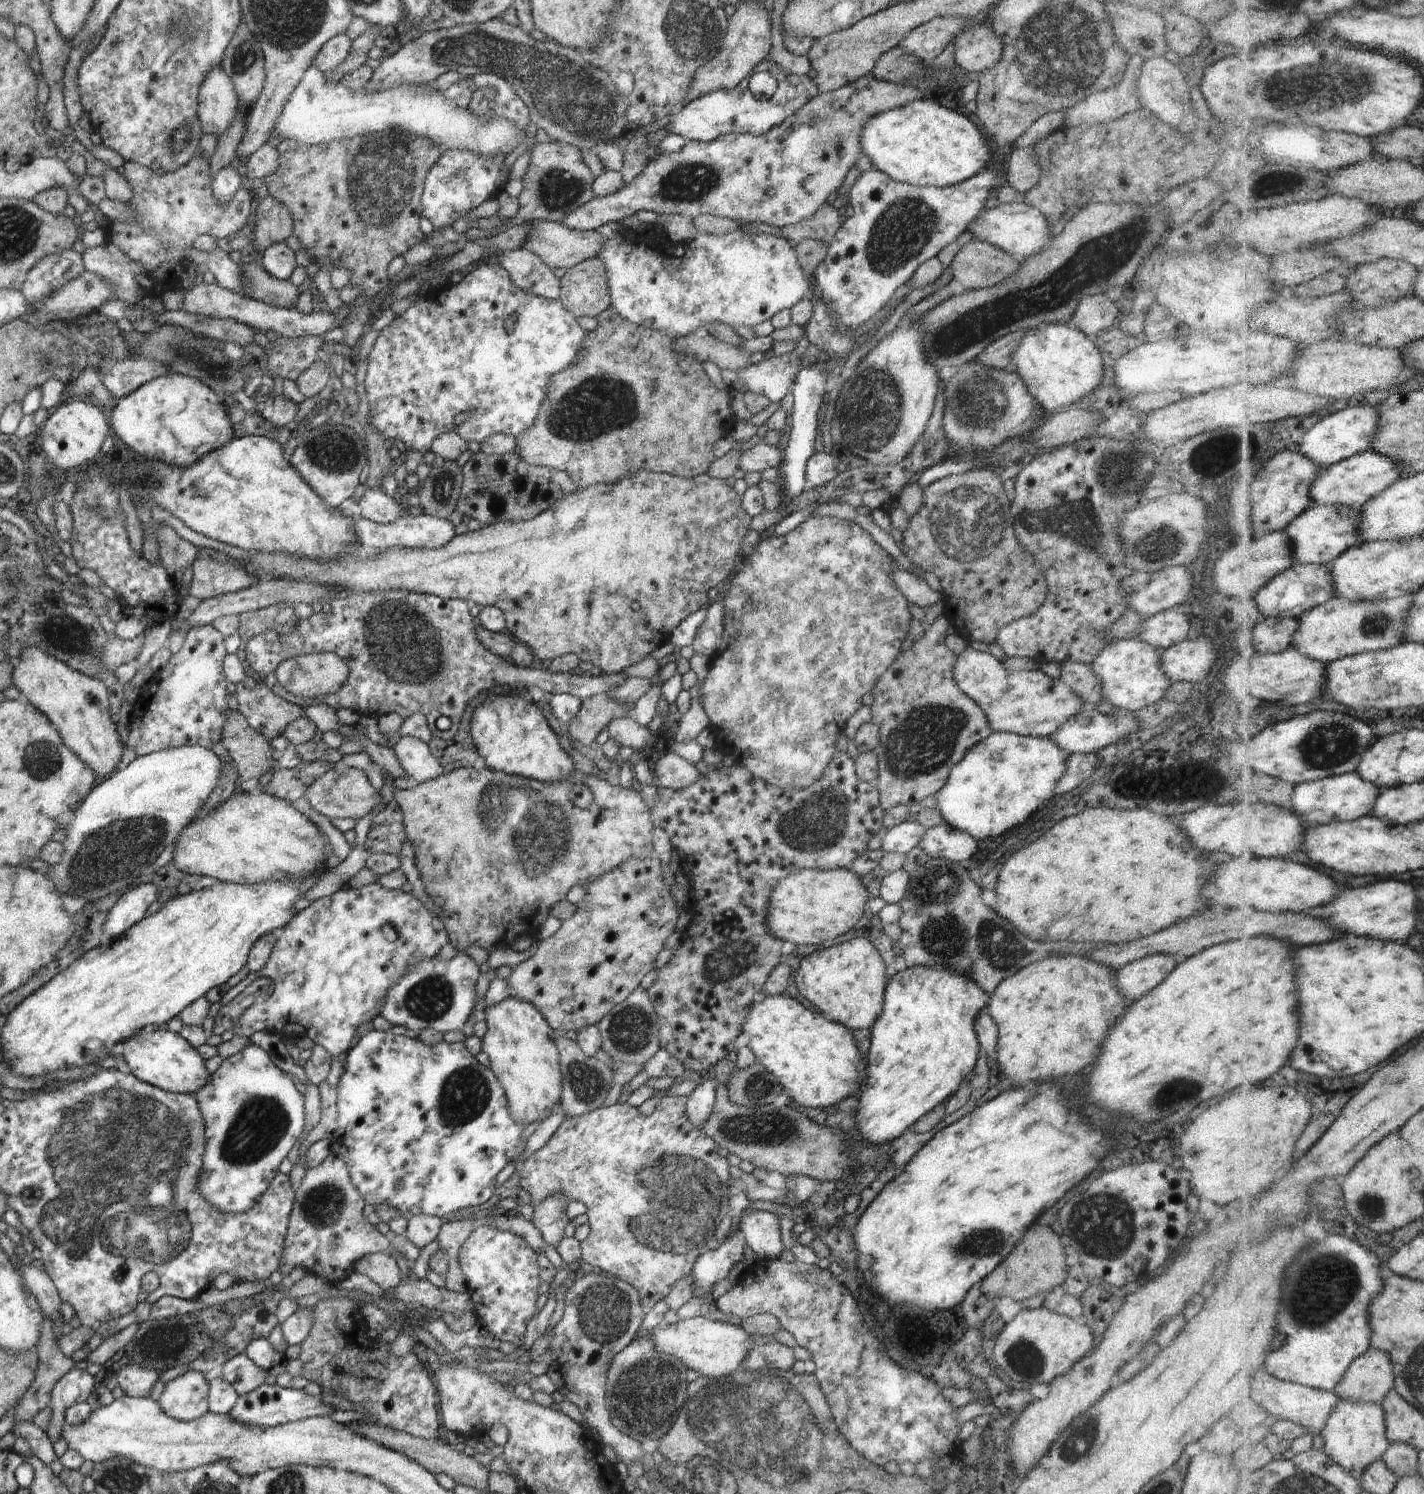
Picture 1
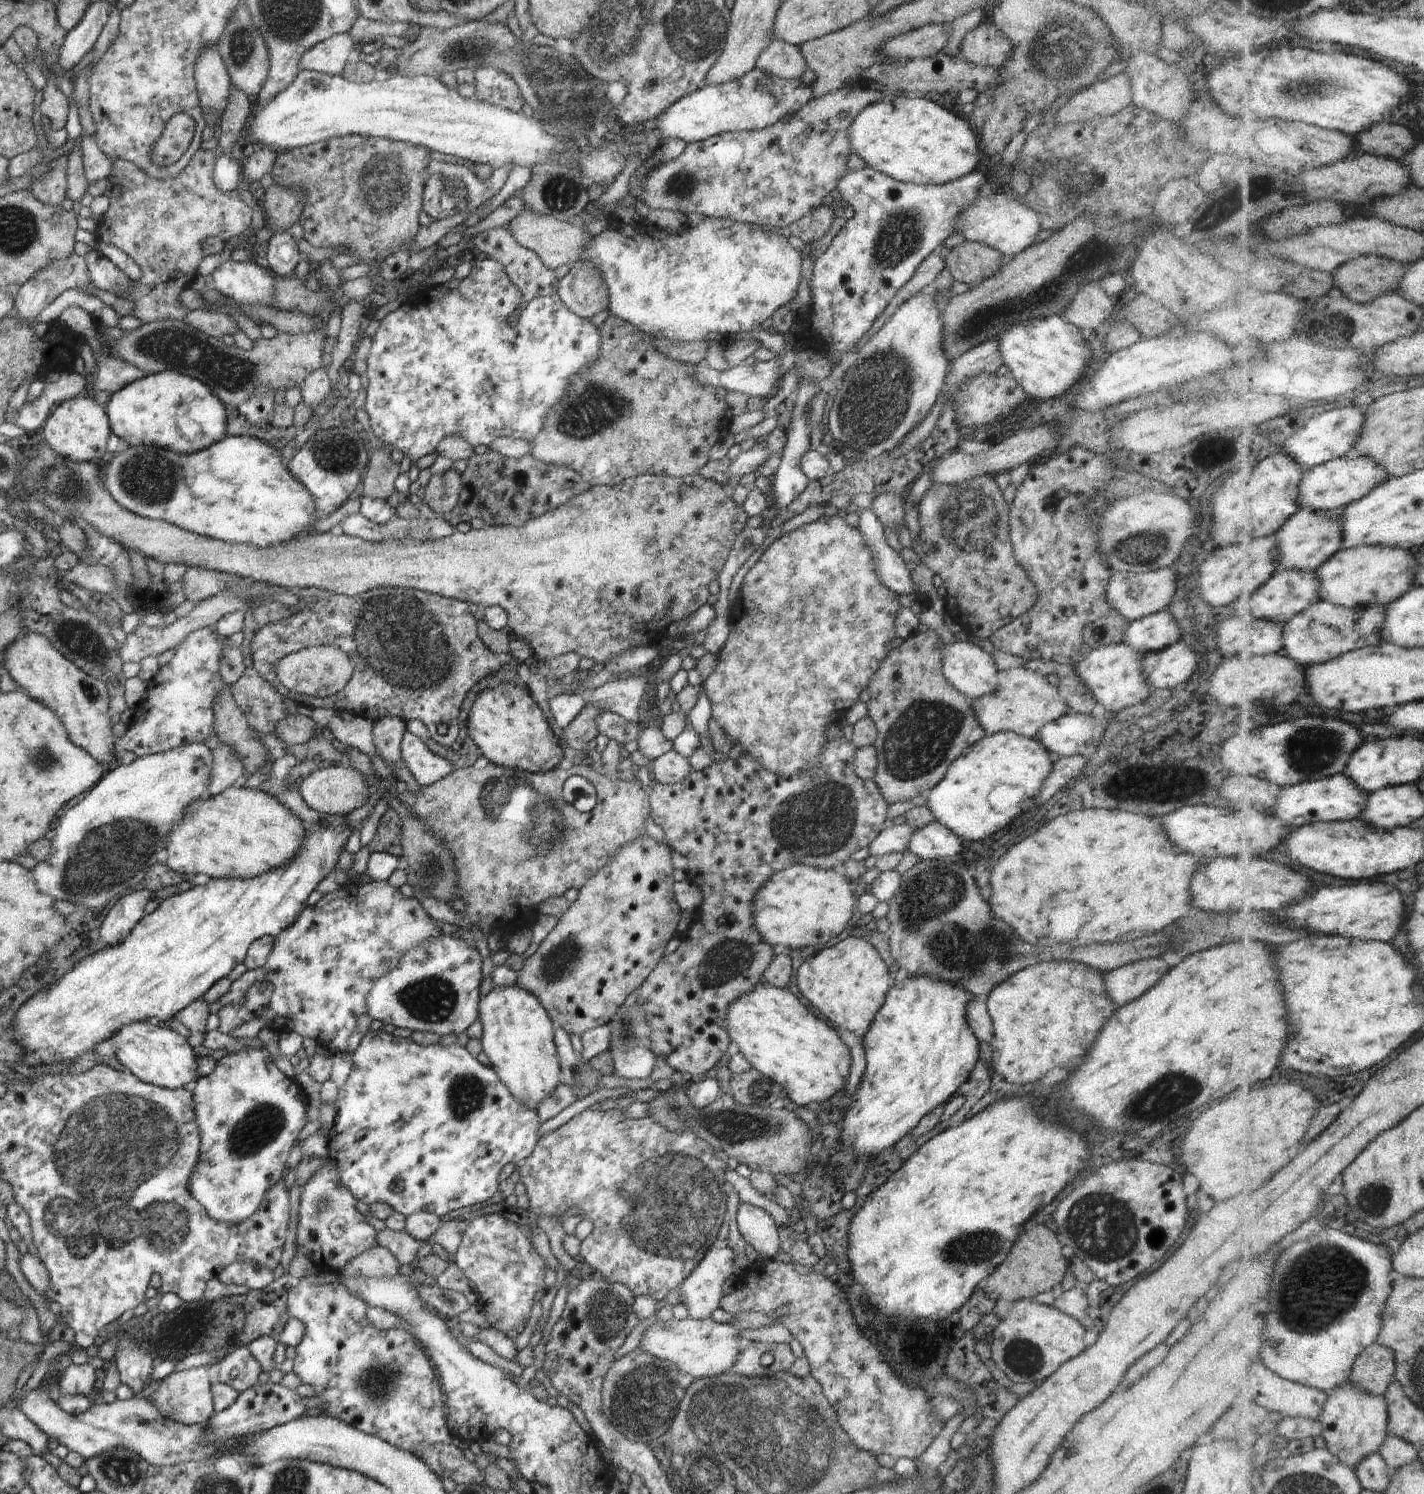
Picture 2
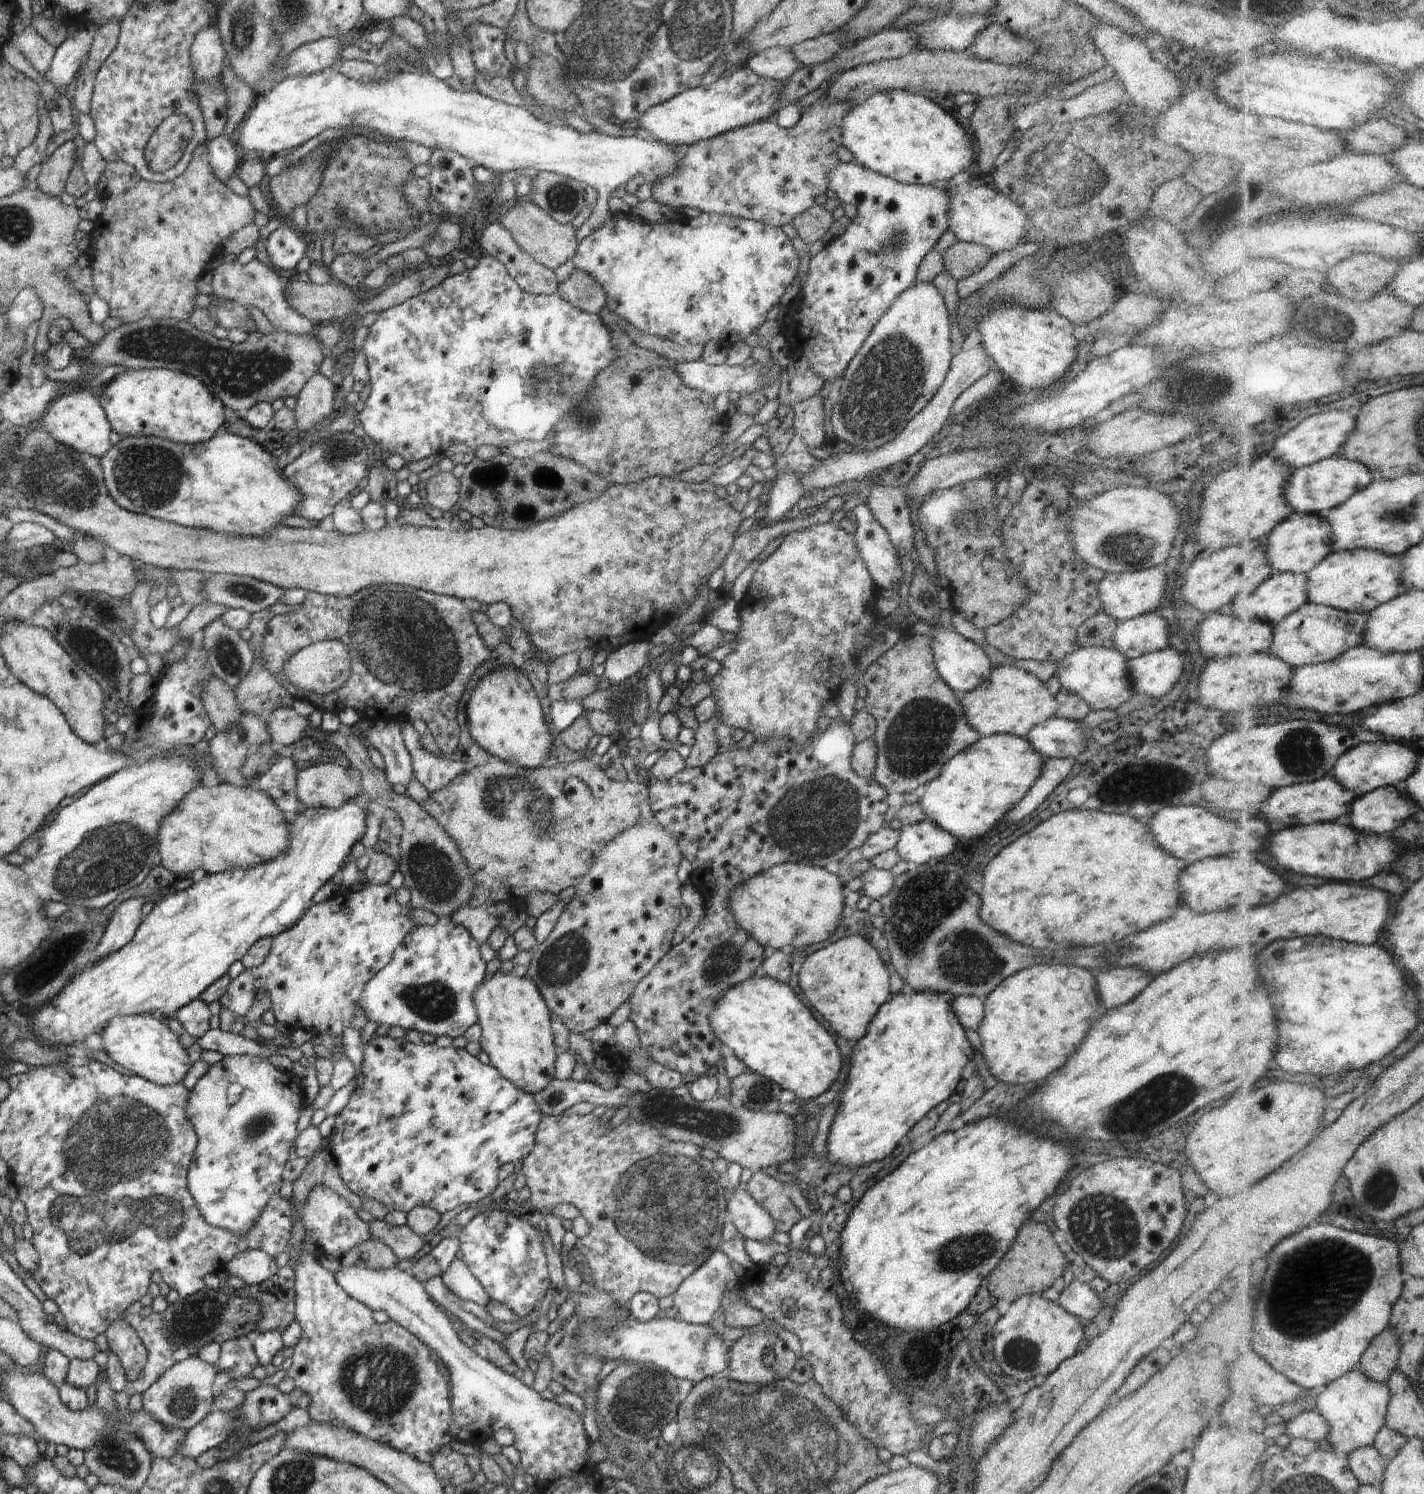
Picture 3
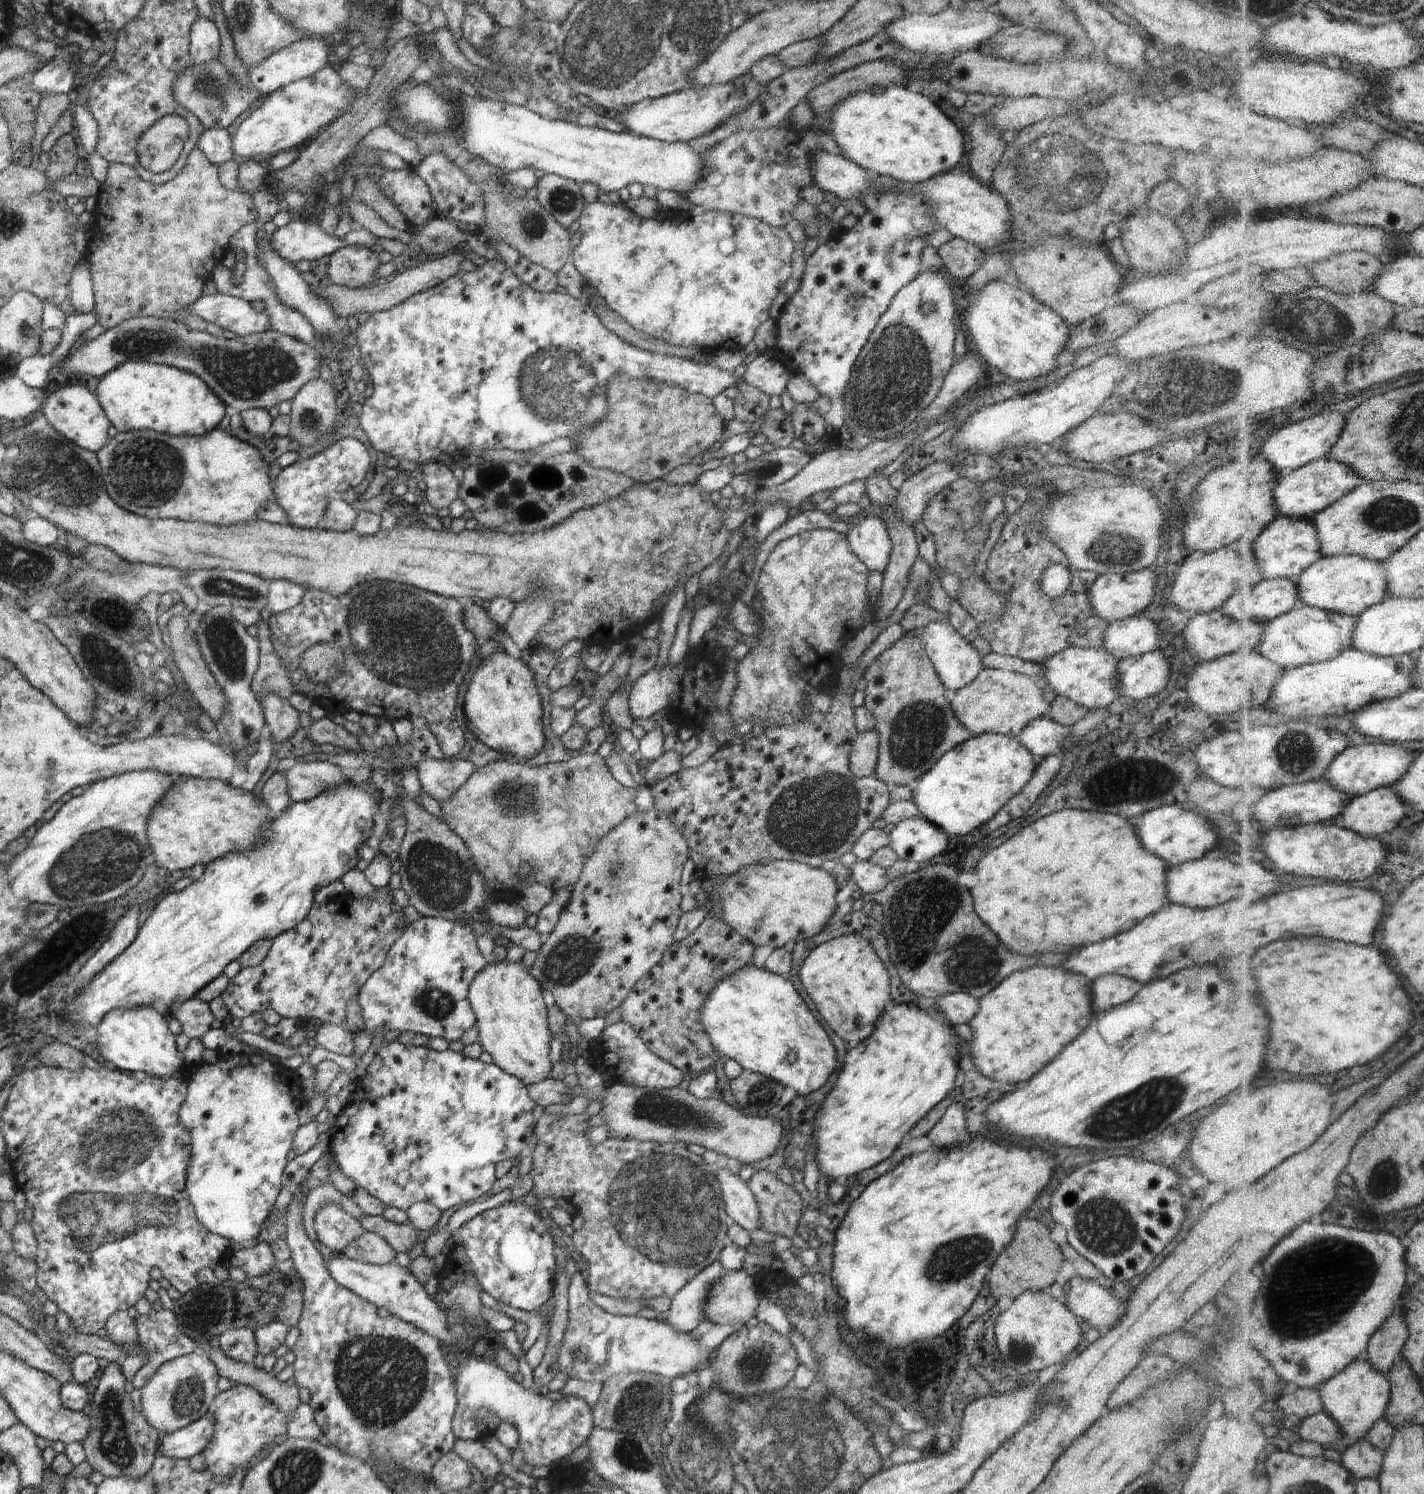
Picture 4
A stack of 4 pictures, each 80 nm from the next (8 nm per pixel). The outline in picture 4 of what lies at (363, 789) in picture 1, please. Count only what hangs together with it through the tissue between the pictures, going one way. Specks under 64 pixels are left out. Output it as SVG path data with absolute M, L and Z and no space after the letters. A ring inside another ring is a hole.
M299 761L296 766L283 773L290 798L294 803L312 800L327 789L338 788L347 782L341 768L328 761Z

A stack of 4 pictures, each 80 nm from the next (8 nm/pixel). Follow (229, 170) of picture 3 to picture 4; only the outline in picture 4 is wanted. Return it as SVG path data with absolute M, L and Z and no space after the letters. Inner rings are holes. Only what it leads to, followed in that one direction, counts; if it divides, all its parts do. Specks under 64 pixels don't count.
M203 128L197 145L214 166L218 167L232 158L238 160L231 145L231 135L226 129Z

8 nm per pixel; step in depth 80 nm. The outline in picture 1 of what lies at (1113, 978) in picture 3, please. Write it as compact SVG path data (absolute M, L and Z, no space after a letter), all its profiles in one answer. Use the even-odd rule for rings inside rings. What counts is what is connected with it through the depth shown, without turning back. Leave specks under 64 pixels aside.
M1150 955L1132 961L1115 972L1117 987L1127 1002L1138 1000L1154 990L1174 970L1174 955Z

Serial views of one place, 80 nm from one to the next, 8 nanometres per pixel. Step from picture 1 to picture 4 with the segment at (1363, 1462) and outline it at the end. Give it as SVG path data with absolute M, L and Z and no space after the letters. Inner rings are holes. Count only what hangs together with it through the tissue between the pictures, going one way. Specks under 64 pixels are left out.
M1369 1351L1340 1375L1329 1380L1320 1388L1320 1392L1324 1401L1324 1411L1340 1425L1341 1440L1346 1440L1347 1448L1368 1441L1374 1427L1387 1415L1393 1398L1393 1386L1389 1374L1376 1370L1369 1360Z

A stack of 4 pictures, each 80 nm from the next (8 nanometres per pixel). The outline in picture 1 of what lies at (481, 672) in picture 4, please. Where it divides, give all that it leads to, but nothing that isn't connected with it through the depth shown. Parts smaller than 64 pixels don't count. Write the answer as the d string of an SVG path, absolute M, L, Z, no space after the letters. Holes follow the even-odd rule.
M490 694L474 711L469 733L486 767L493 771L543 783L557 783L576 772L573 760L564 752L560 737L550 728L543 712L517 696Z

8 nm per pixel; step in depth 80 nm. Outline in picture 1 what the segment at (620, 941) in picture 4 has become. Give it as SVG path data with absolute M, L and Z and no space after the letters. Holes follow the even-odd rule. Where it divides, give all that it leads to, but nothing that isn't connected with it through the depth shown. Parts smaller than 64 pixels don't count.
M656 856L650 859L642 859L640 857L631 857L622 863L613 871L607 872L593 883L587 883L587 895L585 901L578 905L578 910L569 918L562 921L561 929L555 932L547 939L540 941L540 946L536 953L522 961L514 967L514 971L510 974L507 980L506 996L513 999L527 1002L531 1004L541 1015L546 1019L546 1022L557 1032L561 1033L565 1030L574 1030L575 1032L586 1025L596 1025L599 1020L614 1008L615 1004L624 1002L626 997L635 989L639 987L642 978L654 969L655 960L657 956L665 948L665 940L675 930L676 920L680 913L677 912L674 906L674 899L670 896L667 886L662 880L662 866Z

